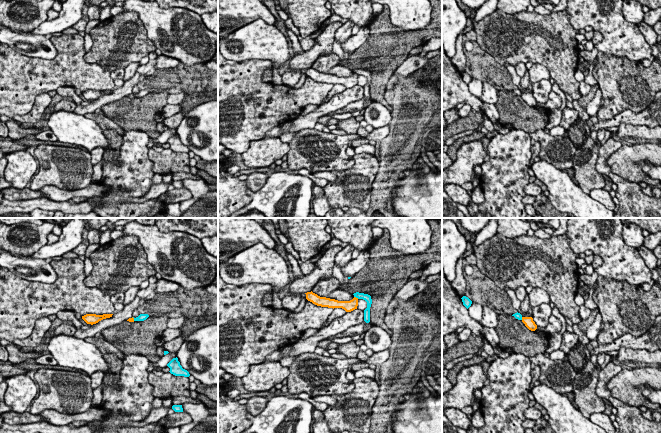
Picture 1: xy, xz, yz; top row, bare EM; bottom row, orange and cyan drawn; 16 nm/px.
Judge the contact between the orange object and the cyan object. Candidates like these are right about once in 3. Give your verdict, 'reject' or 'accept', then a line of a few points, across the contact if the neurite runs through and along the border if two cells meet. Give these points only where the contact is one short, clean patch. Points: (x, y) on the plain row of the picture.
reject | xz (354, 72), (358, 74)

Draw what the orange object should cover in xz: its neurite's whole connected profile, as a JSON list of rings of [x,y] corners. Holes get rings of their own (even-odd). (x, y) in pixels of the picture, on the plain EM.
[[[307,68],[306,75],[313,80],[321,83],[328,83],[328,84],[342,84],[346,88],[351,88],[357,85],[358,82],[358,74],[354,73],[350,77],[338,77],[335,75],[330,75],[326,73],[320,73],[317,70],[311,68]]]

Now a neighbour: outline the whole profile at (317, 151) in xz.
[[[389,125],[374,128],[364,137],[357,133],[337,135],[316,129],[303,129],[287,143],[290,147],[287,153],[288,169],[306,168],[310,173],[334,169],[345,171],[354,165],[353,157],[346,154],[347,148],[354,140],[383,140],[389,132]]]

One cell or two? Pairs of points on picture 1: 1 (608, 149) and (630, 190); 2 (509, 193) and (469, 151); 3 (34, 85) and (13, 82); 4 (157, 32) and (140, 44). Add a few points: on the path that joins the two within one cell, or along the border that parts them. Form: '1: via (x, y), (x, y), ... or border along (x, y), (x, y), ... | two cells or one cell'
1: via (603, 160), (603, 167), (619, 182) | one cell
2: border along (488, 152), (488, 157), (480, 165) | two cells
3: via (29, 82), (18, 82) | one cell
4: border along (139, 16), (146, 31), (146, 36), (157, 48) | two cells

